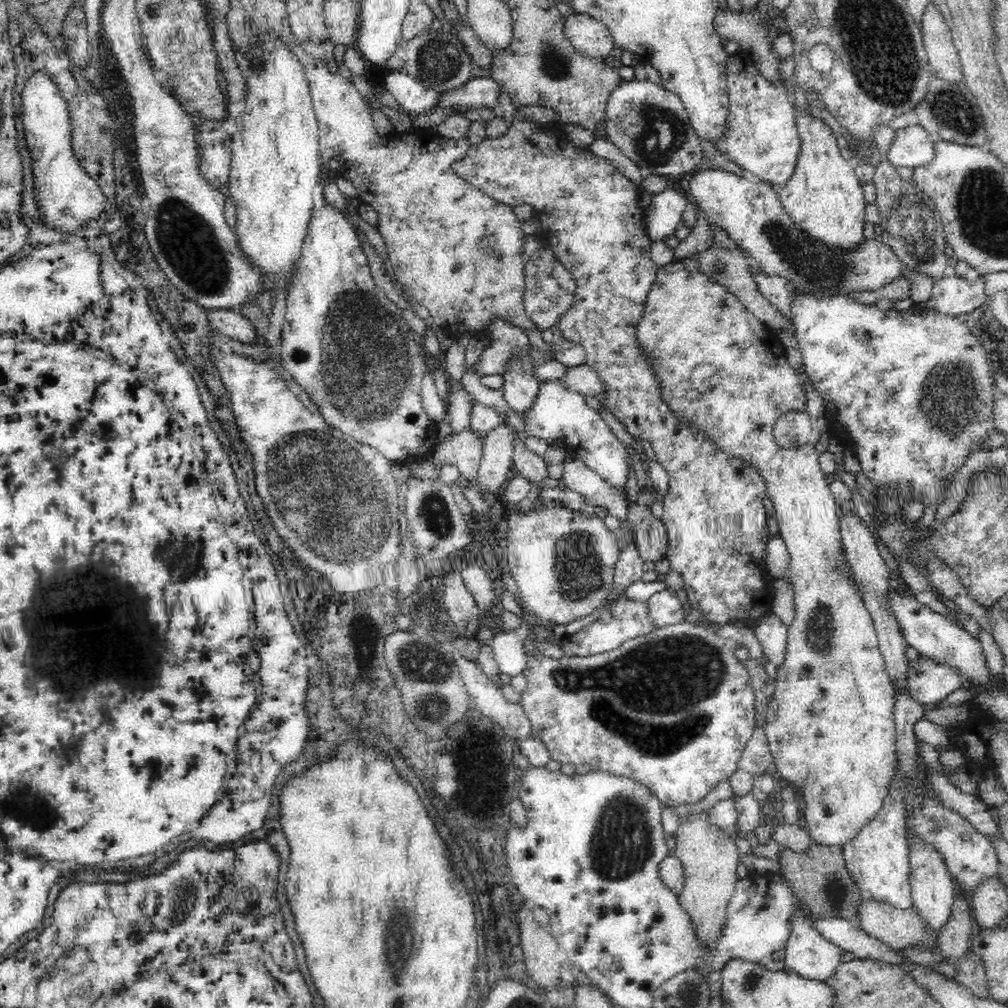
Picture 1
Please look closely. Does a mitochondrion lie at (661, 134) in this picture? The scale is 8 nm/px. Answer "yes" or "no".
yes

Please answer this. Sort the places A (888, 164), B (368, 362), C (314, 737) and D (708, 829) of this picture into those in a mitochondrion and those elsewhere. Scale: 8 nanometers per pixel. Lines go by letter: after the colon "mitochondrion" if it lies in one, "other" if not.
A: other
B: mitochondrion
C: other
D: other

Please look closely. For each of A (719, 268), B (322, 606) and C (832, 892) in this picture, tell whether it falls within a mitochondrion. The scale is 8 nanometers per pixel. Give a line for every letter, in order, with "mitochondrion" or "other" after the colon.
A: mitochondrion
B: other
C: mitochondrion

